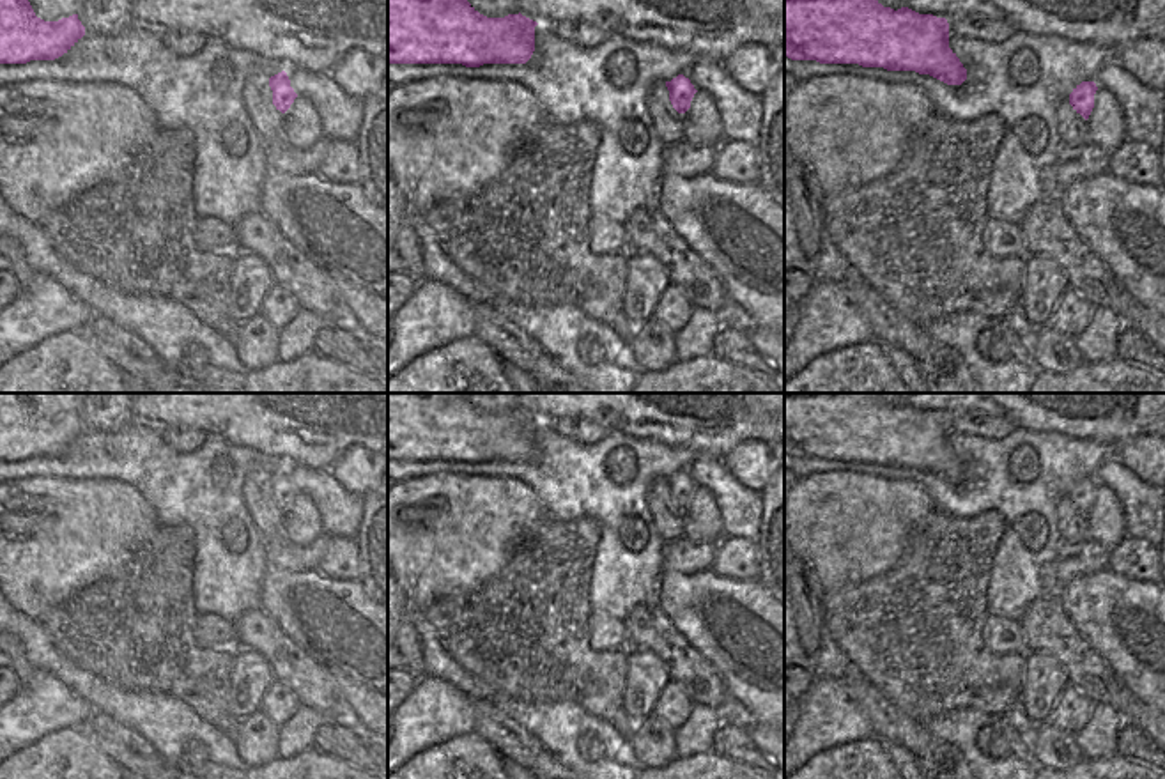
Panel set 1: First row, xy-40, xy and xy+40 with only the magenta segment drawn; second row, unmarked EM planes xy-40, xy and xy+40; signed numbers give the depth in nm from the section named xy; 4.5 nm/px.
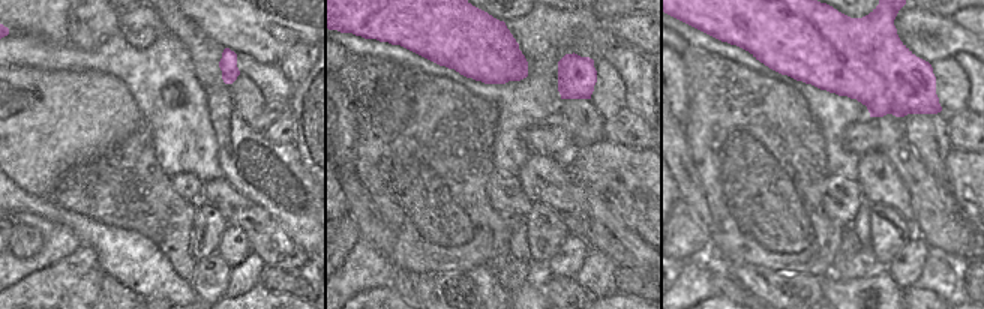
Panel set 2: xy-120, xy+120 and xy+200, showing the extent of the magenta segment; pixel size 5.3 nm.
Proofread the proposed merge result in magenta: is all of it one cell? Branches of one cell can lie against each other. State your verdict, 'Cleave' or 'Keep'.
Keep.

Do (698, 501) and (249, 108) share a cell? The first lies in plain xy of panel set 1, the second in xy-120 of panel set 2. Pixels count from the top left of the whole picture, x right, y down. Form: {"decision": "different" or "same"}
{"decision": "same"}

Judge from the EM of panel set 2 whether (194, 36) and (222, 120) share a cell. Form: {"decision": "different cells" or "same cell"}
{"decision": "different cells"}

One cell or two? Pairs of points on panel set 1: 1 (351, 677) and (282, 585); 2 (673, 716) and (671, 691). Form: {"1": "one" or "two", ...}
{"1": "one", "2": "one"}

